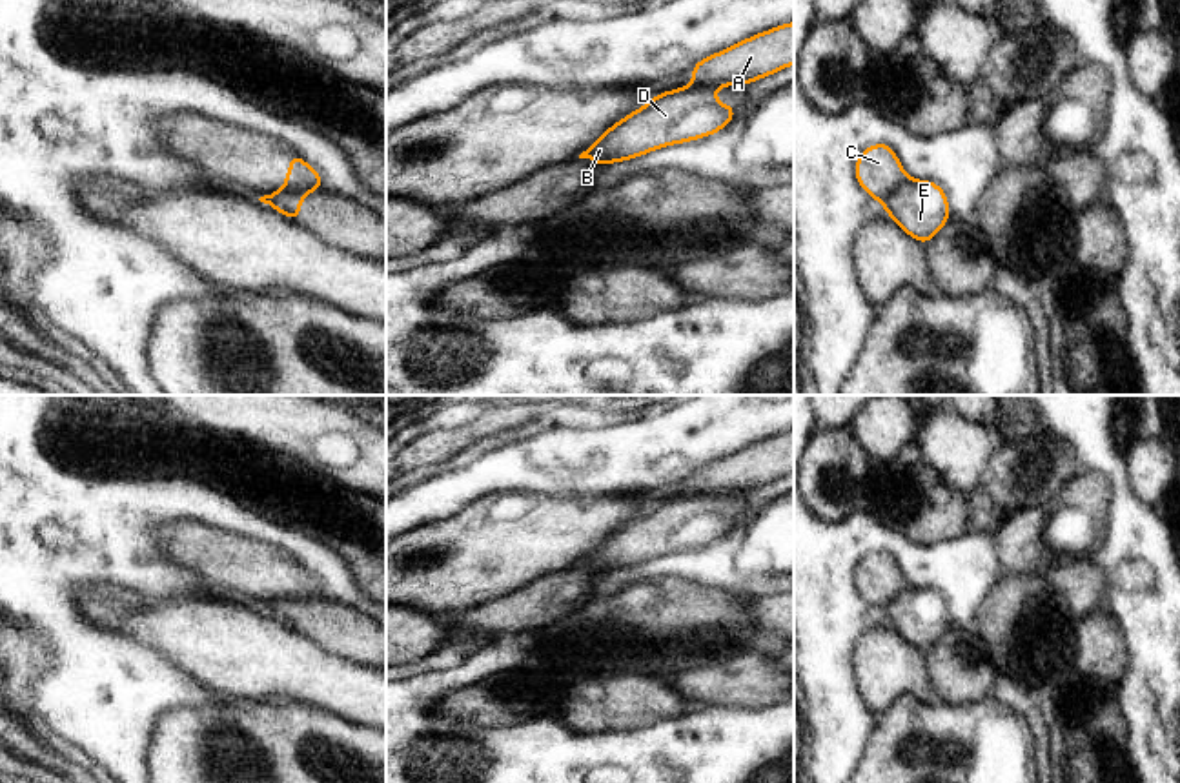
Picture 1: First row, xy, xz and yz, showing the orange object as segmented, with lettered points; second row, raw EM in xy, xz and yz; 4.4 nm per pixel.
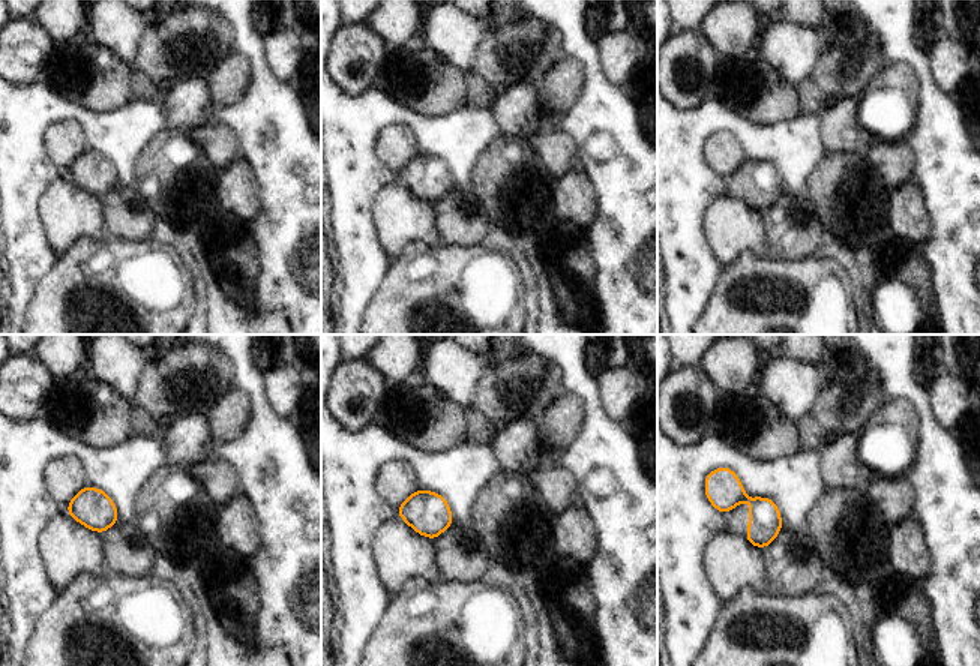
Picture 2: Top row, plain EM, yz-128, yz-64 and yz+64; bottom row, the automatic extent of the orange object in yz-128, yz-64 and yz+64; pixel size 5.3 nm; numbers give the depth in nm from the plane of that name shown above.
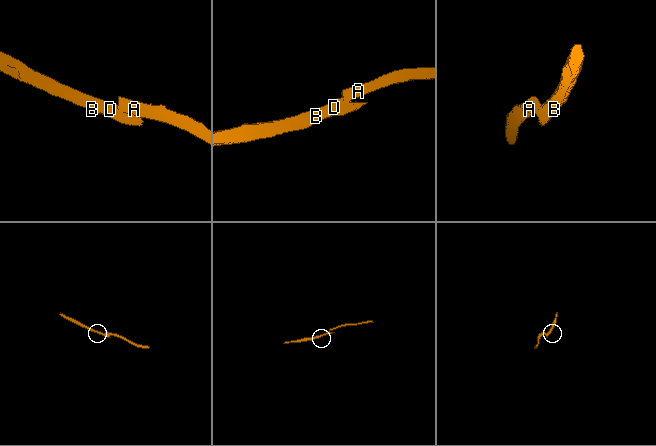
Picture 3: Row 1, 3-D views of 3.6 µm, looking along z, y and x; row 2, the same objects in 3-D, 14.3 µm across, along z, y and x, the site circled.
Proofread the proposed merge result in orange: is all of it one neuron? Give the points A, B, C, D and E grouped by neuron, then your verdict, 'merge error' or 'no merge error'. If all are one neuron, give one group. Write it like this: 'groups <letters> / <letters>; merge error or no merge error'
groups A C / B D E; merge error

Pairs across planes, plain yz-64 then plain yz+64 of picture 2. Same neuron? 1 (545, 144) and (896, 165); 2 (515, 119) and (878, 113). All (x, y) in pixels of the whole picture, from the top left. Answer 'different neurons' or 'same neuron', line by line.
1: same neuron
2: different neurons

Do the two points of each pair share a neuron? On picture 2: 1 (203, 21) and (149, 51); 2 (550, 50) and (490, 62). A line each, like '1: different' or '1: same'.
1: same
2: same

